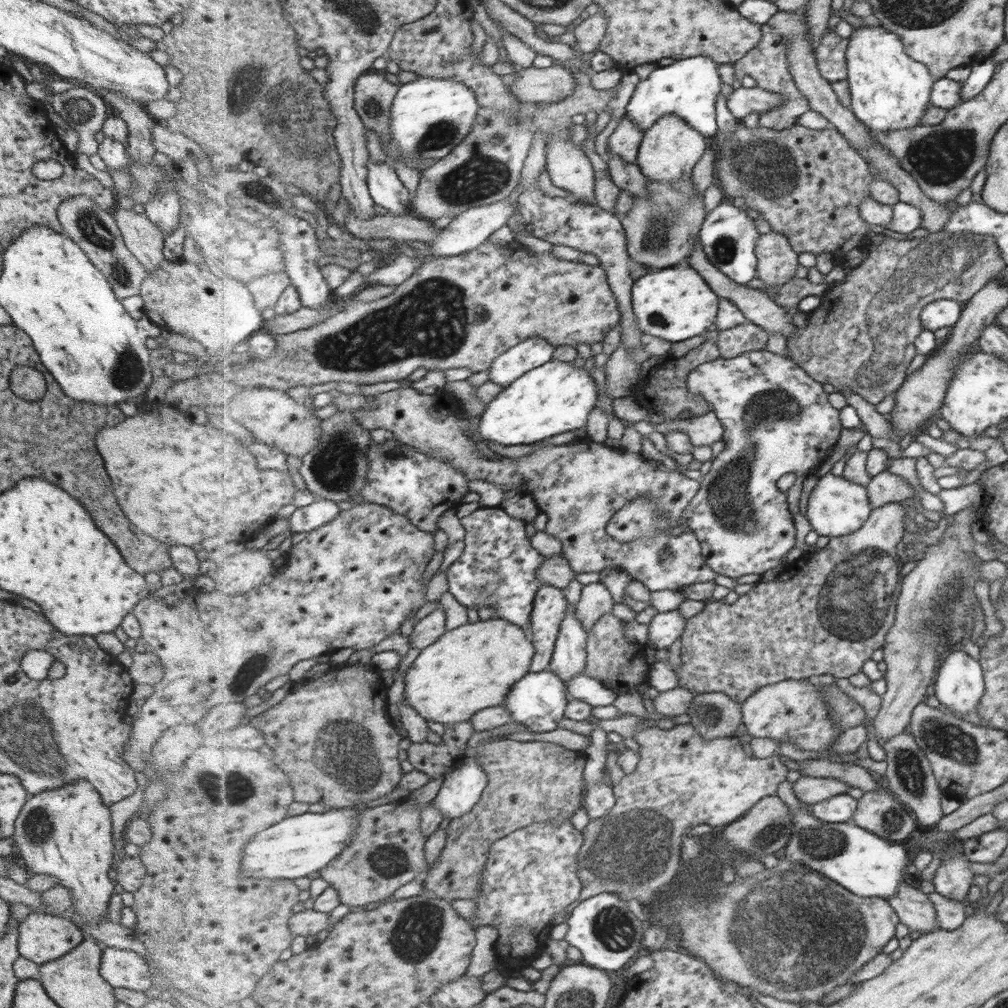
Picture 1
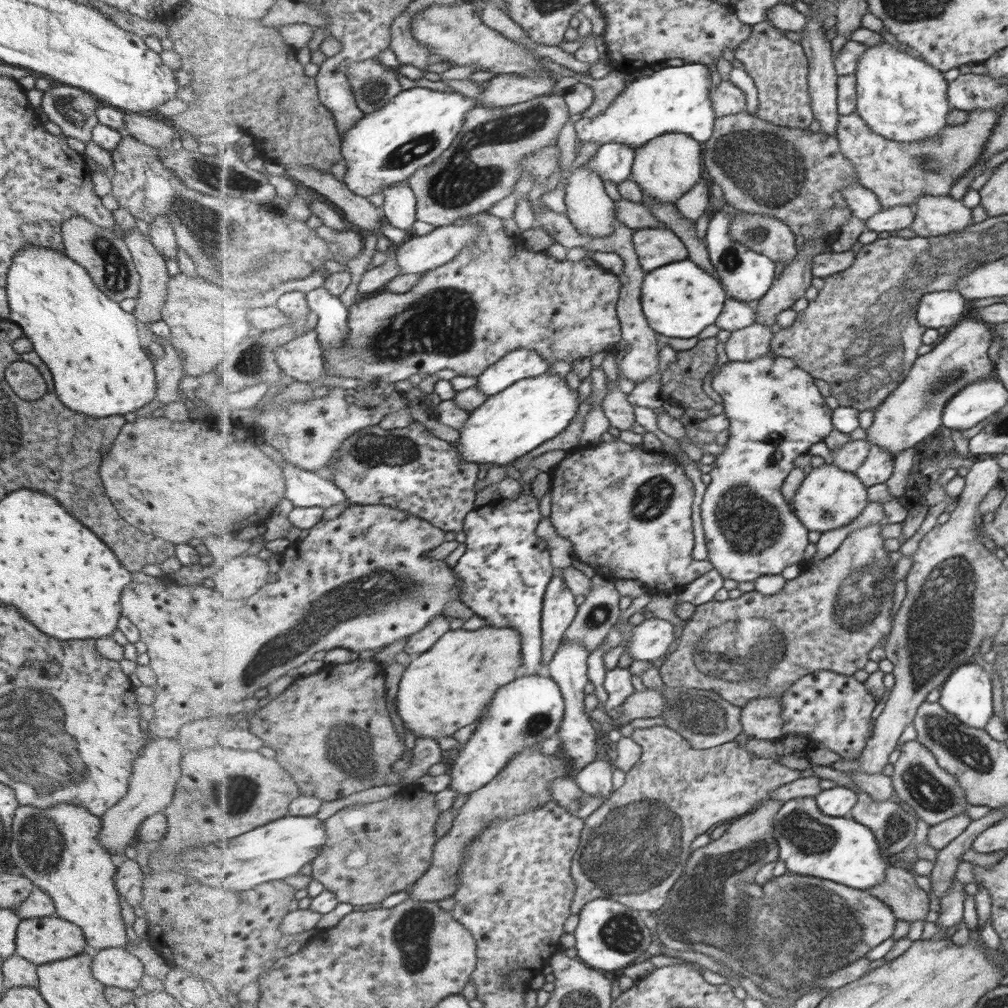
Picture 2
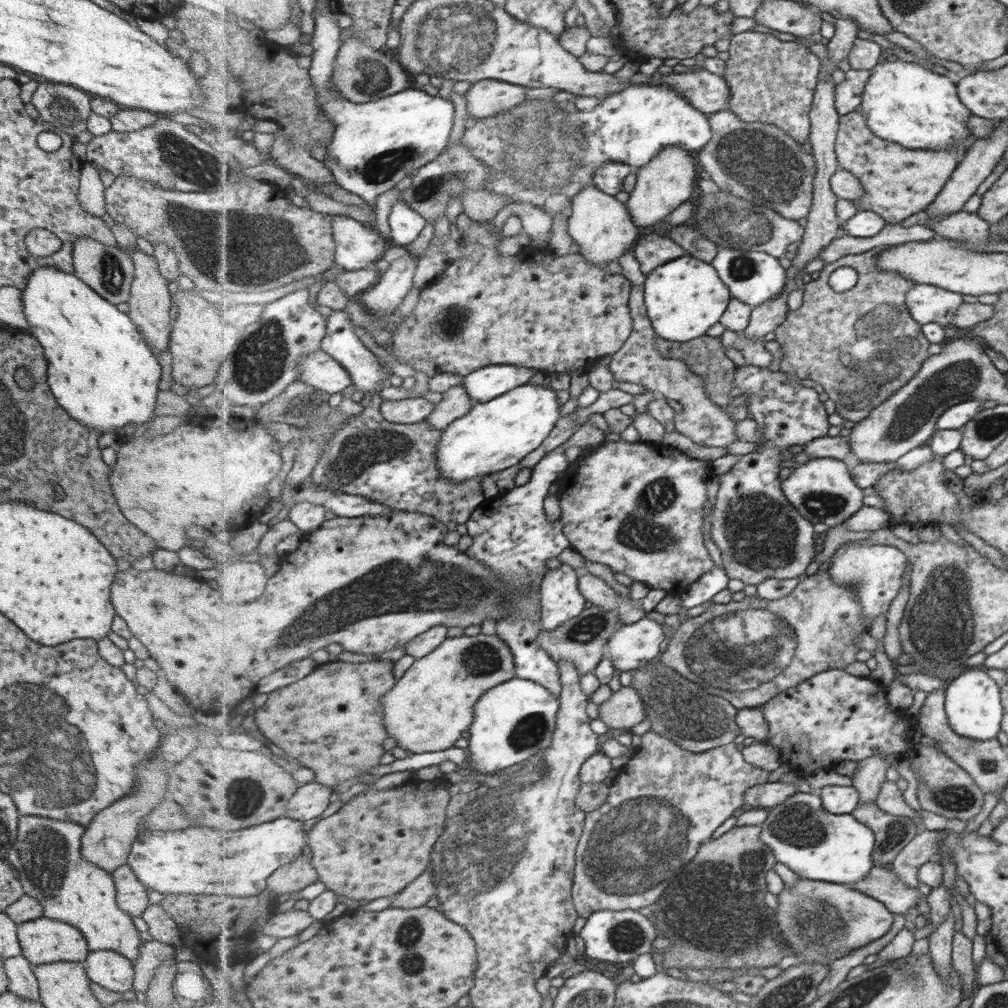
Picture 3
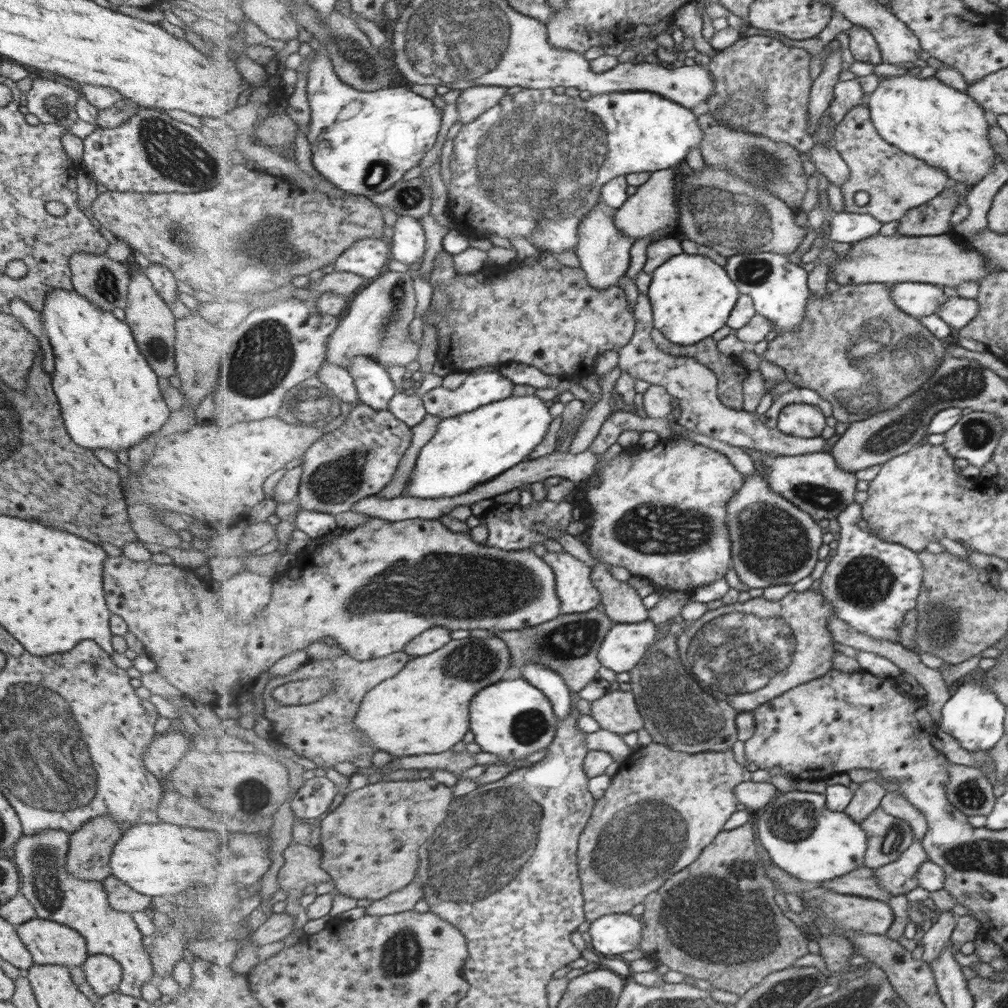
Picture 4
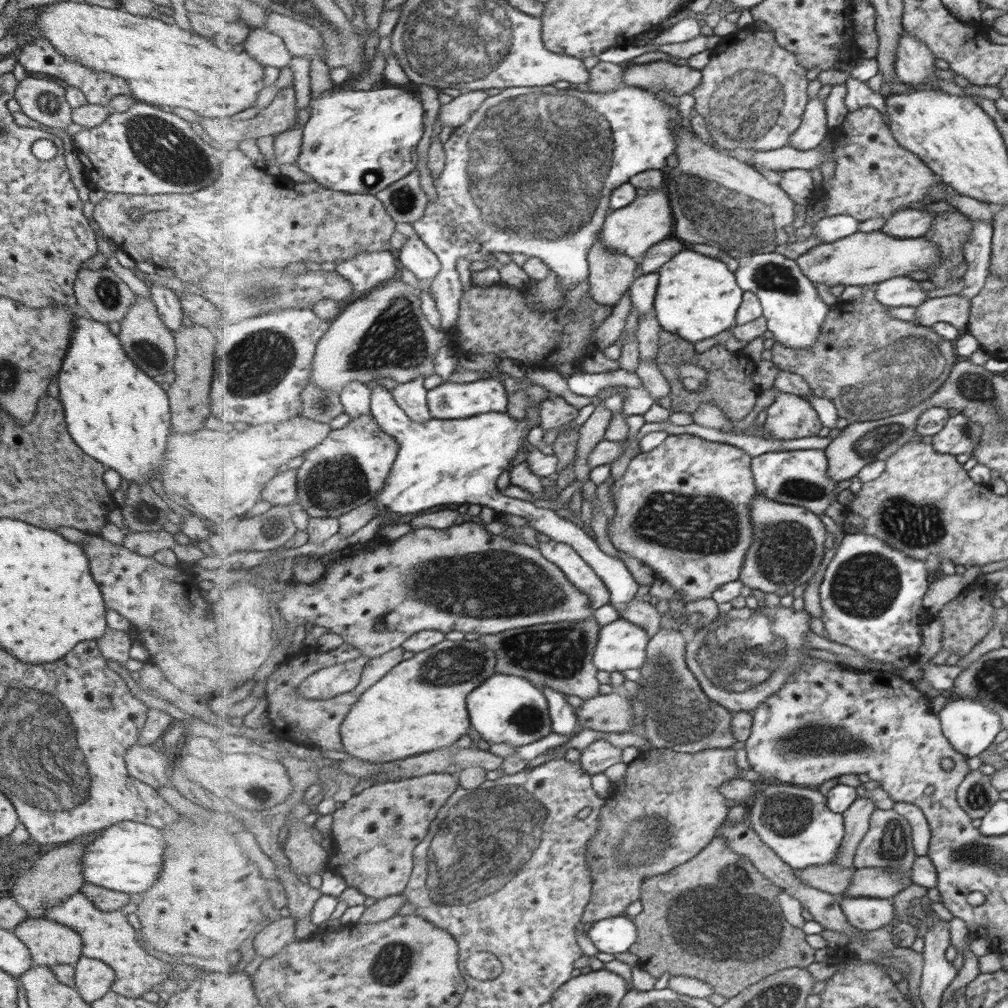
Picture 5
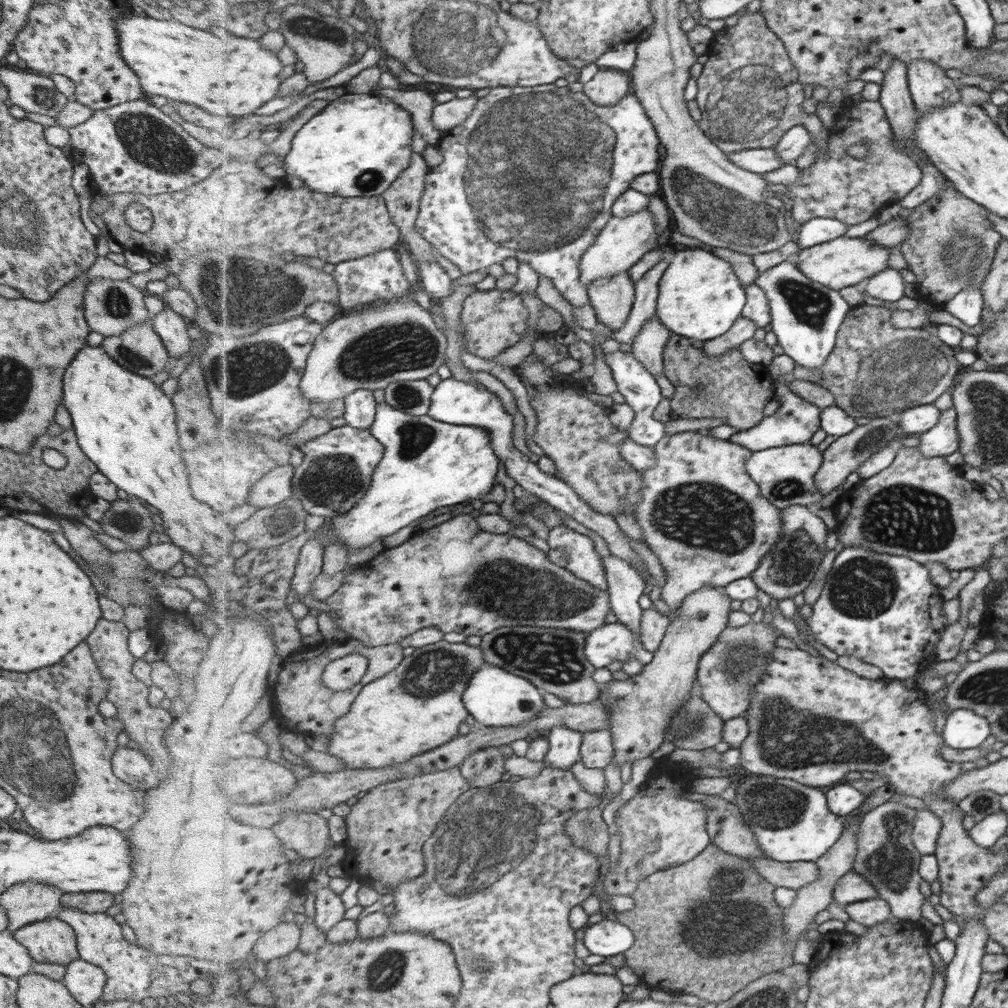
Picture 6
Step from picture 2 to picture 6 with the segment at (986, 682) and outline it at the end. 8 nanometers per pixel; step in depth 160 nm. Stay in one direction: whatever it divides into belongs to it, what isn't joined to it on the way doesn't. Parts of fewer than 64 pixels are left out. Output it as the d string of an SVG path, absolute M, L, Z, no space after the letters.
M969 709L947 710L941 730L944 744L951 748L975 748L989 736L990 723Z

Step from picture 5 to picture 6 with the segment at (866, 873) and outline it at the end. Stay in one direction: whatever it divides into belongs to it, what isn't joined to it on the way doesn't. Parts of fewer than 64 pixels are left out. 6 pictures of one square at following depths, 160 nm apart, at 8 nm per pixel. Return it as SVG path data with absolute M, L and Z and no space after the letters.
M852 871L839 880L834 890L834 901L839 906L862 902L880 896L880 892L867 878Z

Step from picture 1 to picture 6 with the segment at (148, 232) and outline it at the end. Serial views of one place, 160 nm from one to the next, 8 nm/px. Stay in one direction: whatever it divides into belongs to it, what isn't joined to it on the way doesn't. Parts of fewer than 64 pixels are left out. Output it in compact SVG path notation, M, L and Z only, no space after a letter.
M151 320L133 324L121 334L105 337L100 347L117 366L147 379L168 367L170 362Z

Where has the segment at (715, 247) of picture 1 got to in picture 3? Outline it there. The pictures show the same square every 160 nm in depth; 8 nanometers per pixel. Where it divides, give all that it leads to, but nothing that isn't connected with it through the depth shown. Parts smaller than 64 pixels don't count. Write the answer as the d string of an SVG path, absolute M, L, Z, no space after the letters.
M720 247L717 256L711 261L715 270L719 270L722 281L730 287L733 298L737 298L753 308L766 304L767 301L781 297L786 289L788 269L781 266L781 262L775 255L766 252L746 251L740 247Z

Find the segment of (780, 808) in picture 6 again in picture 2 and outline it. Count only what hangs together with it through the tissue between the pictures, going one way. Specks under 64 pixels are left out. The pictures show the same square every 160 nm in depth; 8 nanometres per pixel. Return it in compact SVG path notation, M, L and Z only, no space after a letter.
M817 797L797 798L787 801L777 813L774 820L775 840L780 847L780 860L786 863L786 869L803 877L827 878L844 886L859 890L873 889L883 883L886 877L887 858L883 856L874 831L851 816L837 817L823 814L819 808Z

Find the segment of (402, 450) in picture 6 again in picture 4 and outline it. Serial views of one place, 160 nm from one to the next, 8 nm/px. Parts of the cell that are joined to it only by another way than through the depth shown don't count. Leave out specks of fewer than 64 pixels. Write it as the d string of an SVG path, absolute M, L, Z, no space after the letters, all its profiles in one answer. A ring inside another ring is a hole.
M367 356L356 358L347 369L355 379L361 402L379 412L389 411L389 402L400 390L391 380L387 369ZM511 396L507 400L493 402L482 409L471 413L444 418L439 424L435 437L421 449L416 462L416 469L411 481L405 489L409 498L457 498L469 493L479 485L485 485L506 470L513 469L527 460L527 456L543 442L543 438L551 426L551 412L549 406L537 396Z

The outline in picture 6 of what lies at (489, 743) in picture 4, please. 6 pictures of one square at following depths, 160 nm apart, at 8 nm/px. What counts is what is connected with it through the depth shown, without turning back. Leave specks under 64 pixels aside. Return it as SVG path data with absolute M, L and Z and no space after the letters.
M487 662L470 678L470 685L463 695L463 700L477 726L524 726L534 722L547 708L542 693L543 690L535 686L530 679L511 674Z

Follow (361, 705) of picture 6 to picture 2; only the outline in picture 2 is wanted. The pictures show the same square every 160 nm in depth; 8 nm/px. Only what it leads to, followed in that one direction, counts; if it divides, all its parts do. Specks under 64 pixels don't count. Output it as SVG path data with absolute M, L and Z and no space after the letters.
M485 624L473 631L451 629L423 655L413 657L402 673L397 692L397 710L404 724L419 737L451 736L463 726L477 720L492 703L498 690L517 679L517 670L524 666L523 637L517 629L497 628Z

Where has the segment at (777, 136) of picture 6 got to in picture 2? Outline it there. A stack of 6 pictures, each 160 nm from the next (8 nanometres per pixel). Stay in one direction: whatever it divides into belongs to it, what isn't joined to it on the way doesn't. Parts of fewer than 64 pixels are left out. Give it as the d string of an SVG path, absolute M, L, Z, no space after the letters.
M766 21L753 26L749 40L733 53L756 82L760 105L755 115L784 127L807 129L813 124L815 118L810 95L810 59L802 43L789 40L781 34L781 29Z

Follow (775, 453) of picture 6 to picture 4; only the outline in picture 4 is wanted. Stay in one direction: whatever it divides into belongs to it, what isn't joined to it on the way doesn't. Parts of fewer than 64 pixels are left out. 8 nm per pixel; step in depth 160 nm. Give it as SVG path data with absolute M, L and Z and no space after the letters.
M754 452L752 458L761 460L763 465L770 468L765 478L770 482L775 494L781 494L785 499L789 499L799 509L814 516L817 521L838 519L851 504L855 503L858 478L854 472L843 470L831 452L777 457L763 457L763 454Z

